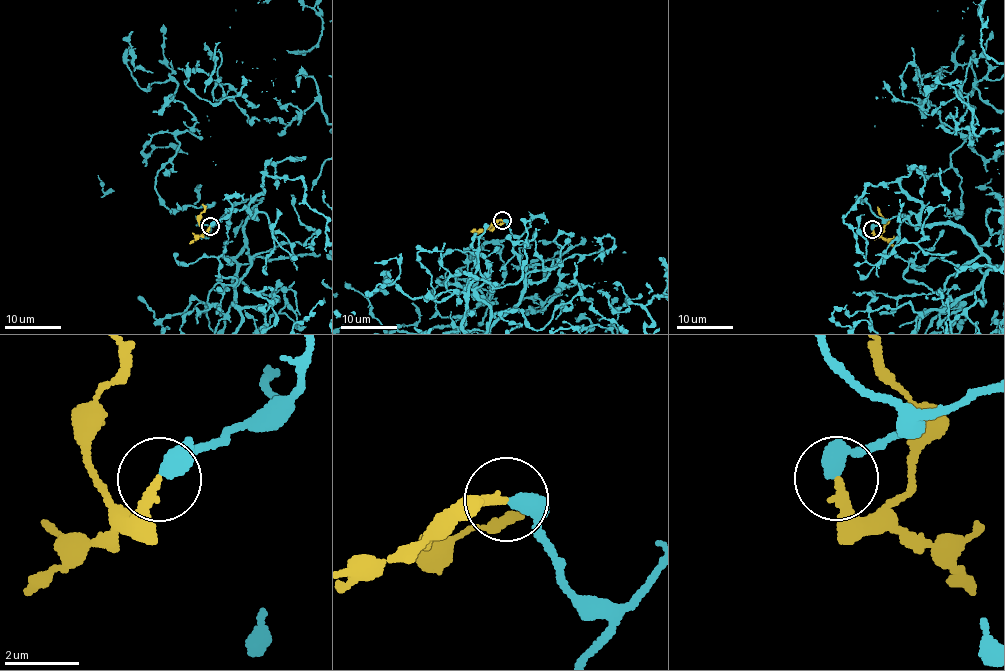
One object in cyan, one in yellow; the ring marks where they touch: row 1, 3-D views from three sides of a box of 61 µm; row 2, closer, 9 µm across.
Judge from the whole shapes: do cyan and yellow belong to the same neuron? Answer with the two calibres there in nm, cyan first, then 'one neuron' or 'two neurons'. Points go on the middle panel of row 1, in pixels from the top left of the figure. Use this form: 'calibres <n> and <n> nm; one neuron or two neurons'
calibres 320 and 240 nm; one neuron

